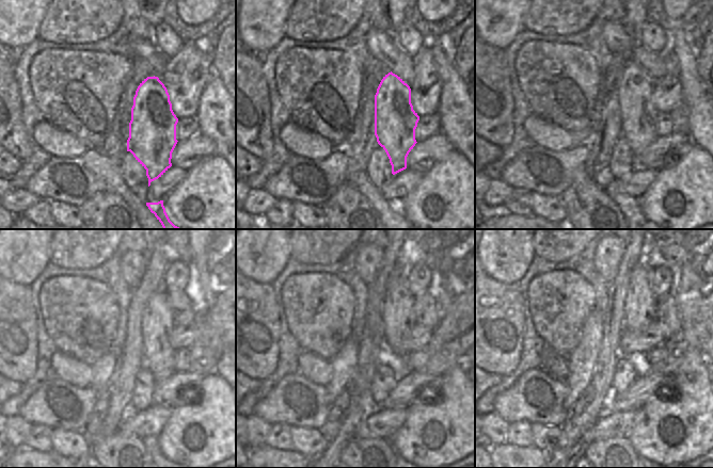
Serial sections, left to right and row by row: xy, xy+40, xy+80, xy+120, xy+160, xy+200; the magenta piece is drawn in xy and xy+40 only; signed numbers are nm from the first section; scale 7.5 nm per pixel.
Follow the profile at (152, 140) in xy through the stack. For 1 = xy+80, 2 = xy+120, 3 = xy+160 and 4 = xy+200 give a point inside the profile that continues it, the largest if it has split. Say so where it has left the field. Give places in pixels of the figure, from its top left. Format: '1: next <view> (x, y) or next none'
1: next xy+80 (637, 113)
2: next xy+120 (157, 322)
3: next xy+160 (398, 318)
4: next xy+200 (639, 305)

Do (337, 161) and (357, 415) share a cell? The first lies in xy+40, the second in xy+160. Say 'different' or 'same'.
different

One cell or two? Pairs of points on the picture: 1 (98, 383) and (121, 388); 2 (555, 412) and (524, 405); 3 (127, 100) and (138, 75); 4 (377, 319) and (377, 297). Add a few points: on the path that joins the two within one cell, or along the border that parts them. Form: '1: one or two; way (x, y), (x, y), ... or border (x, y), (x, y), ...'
1: two; border (116, 361), (113, 373), (105, 389)
2: one; way (548, 405), (542, 405), (539, 408), (532, 406)
3: one; way (128, 94), (135, 81)
4: one; way (376, 313), (376, 303)

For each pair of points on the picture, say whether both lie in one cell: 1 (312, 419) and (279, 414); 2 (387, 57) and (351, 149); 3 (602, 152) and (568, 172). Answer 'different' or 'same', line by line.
1: same
2: different
3: different

